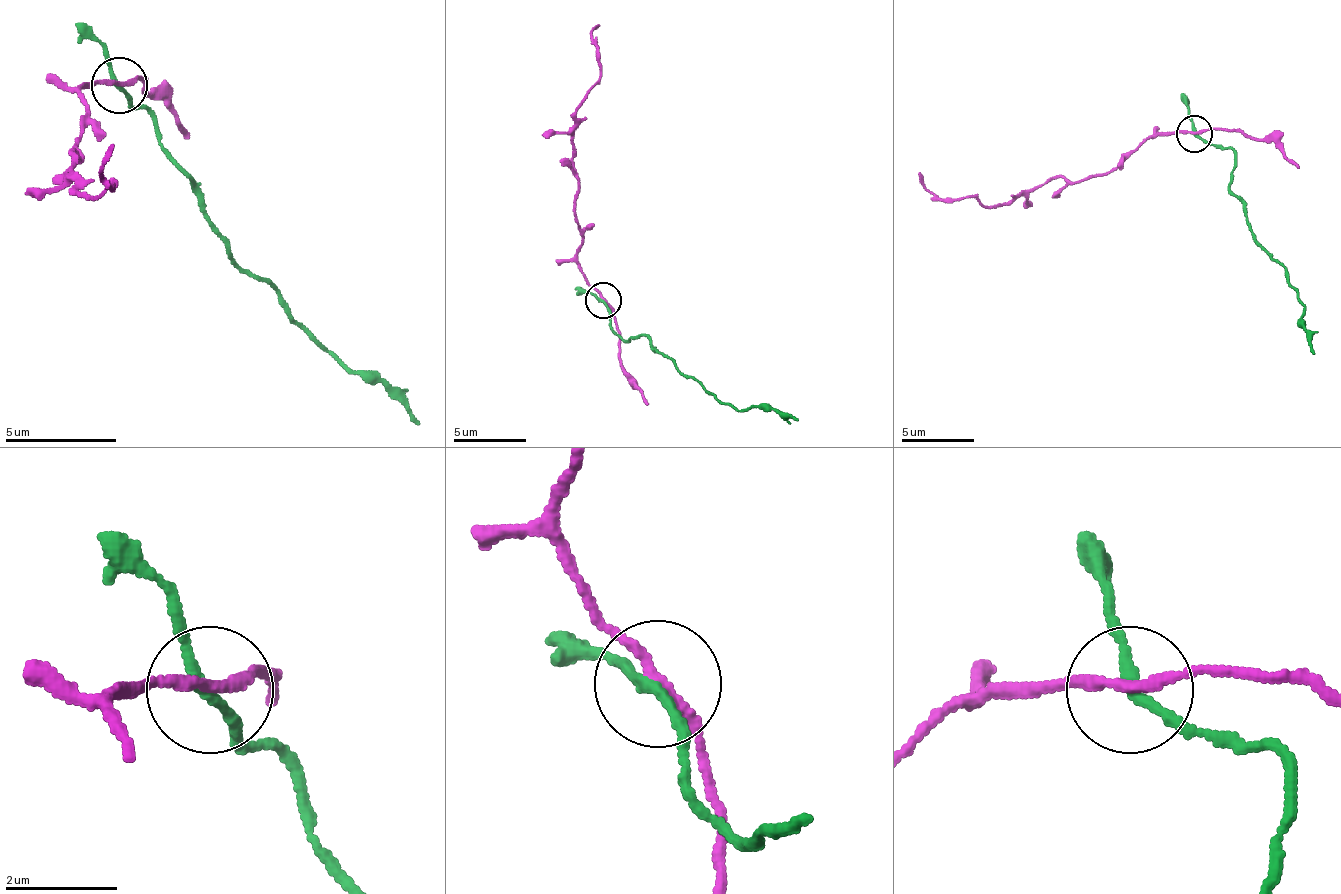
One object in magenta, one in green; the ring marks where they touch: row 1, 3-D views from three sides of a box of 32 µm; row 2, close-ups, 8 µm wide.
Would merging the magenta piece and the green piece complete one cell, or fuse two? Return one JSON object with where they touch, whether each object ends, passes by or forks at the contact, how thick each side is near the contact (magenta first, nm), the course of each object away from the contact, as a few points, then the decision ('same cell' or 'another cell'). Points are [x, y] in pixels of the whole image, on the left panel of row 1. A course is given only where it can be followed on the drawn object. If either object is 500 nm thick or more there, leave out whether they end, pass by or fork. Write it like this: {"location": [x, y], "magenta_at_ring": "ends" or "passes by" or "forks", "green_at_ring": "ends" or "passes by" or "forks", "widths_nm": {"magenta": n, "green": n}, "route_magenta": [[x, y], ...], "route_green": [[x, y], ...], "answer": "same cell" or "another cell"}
{"location": [119, 85], "magenta_at_ring": "passes by", "green_at_ring": "passes by", "widths_nm": {"magenta": 180, "green": 190}, "route_magenta": [[118, 84], [79, 89], [79, 156], [73, 151], [84, 196], [112, 184], [101, 168], [112, 145]], "route_green": [[118, 84], [129, 100], [152, 117], [185, 173], [202, 190], [224, 251], [331, 352], [375, 380], [420, 425]], "answer": "another cell"}

